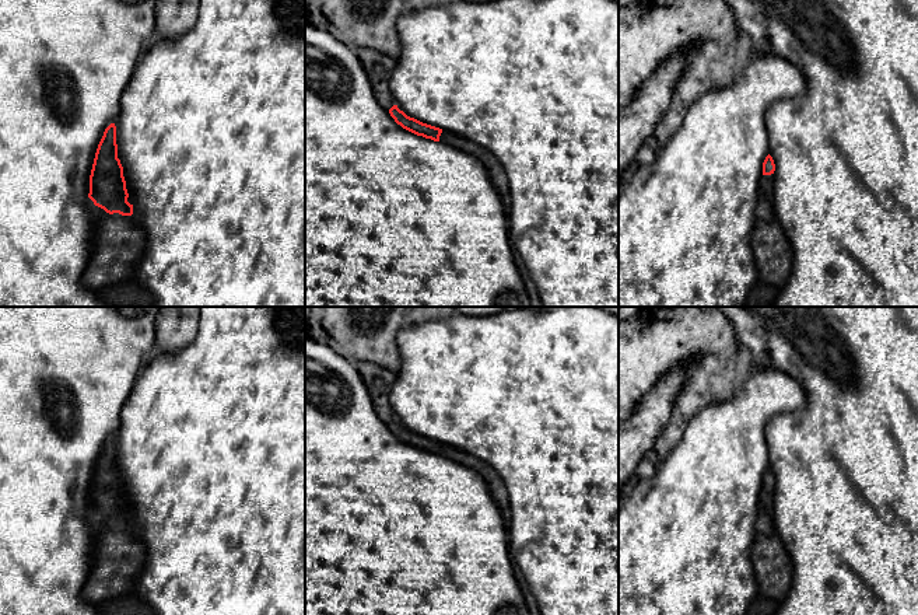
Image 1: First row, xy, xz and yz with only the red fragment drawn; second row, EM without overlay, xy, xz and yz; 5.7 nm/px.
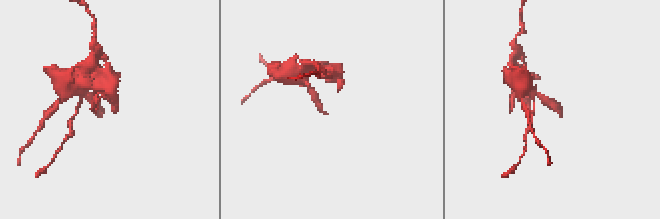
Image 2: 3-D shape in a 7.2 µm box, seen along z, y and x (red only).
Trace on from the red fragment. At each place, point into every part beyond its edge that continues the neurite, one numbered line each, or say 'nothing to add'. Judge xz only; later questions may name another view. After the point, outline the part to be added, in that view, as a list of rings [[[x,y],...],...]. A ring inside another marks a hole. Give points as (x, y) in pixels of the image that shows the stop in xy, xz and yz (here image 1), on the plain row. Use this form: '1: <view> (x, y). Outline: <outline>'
1: xz (496, 485). Outline: [[[442,444],[439,450],[439,455],[449,458],[458,462],[459,465],[473,469],[486,481],[491,495],[494,496],[495,502],[500,506],[500,510],[502,513],[502,517],[507,525],[507,535],[508,535],[509,521],[511,521],[509,495],[508,495],[504,481],[498,476],[498,474],[487,462],[453,445]]]

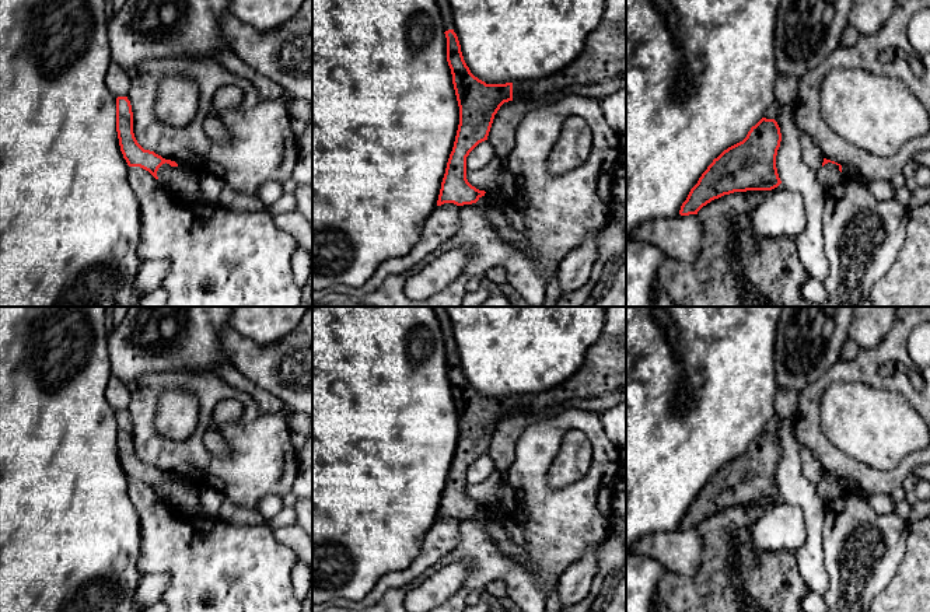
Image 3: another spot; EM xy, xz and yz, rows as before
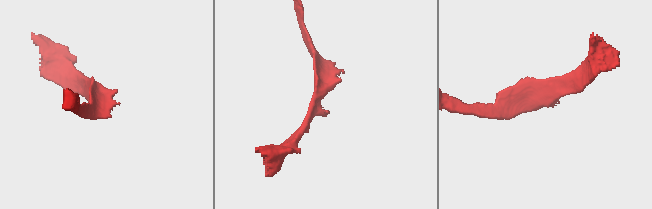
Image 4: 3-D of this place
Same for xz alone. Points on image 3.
1: xz (440, 313). Outline: [[[431,307],[431,308],[440,322],[440,328],[443,331],[443,338],[444,338],[444,346],[452,343],[457,347],[451,319],[445,311],[445,307]]]
2: xz (602, 371). Outline: [[[626,345],[591,346],[580,368],[545,392],[513,396],[513,415],[545,410],[569,399],[591,399],[626,385]]]

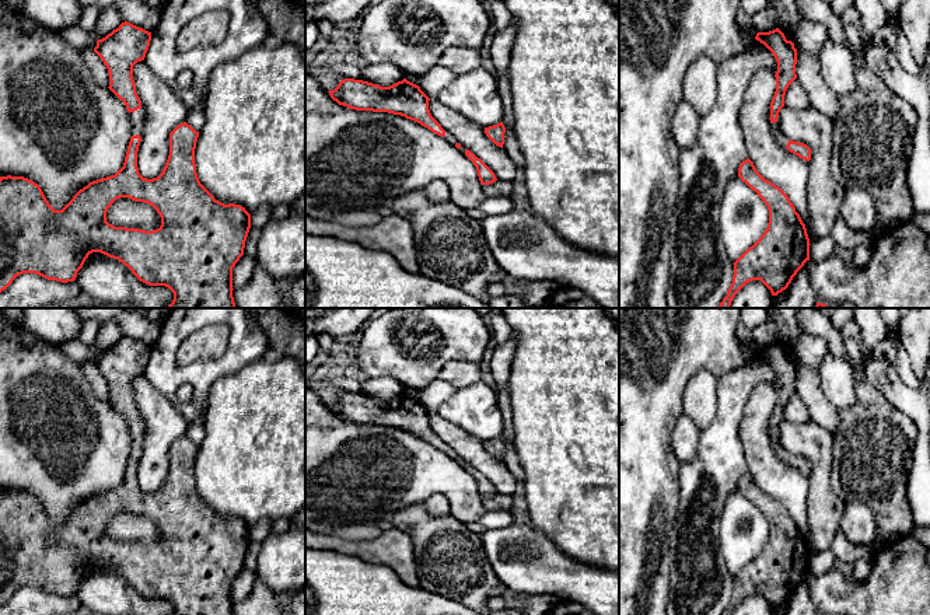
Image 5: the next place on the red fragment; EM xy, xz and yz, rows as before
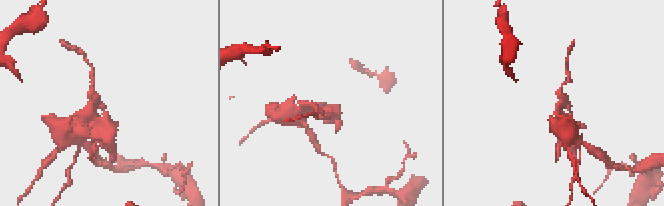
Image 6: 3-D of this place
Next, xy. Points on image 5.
1: xy (137, 430). Outline: [[[140,422],[134,426],[130,426],[129,431],[132,436],[132,450],[139,448],[141,451],[143,443],[144,443],[144,424],[143,424],[143,422]]]

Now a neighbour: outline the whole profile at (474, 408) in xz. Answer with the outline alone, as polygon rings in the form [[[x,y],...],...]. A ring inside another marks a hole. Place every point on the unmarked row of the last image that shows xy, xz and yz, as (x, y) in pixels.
[[[479,380],[454,394],[437,413],[466,433],[489,441],[503,434],[504,419],[497,403],[496,389]]]

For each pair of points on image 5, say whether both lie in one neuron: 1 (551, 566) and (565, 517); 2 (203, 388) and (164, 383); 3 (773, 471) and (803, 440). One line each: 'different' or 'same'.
1: different
2: same
3: different

